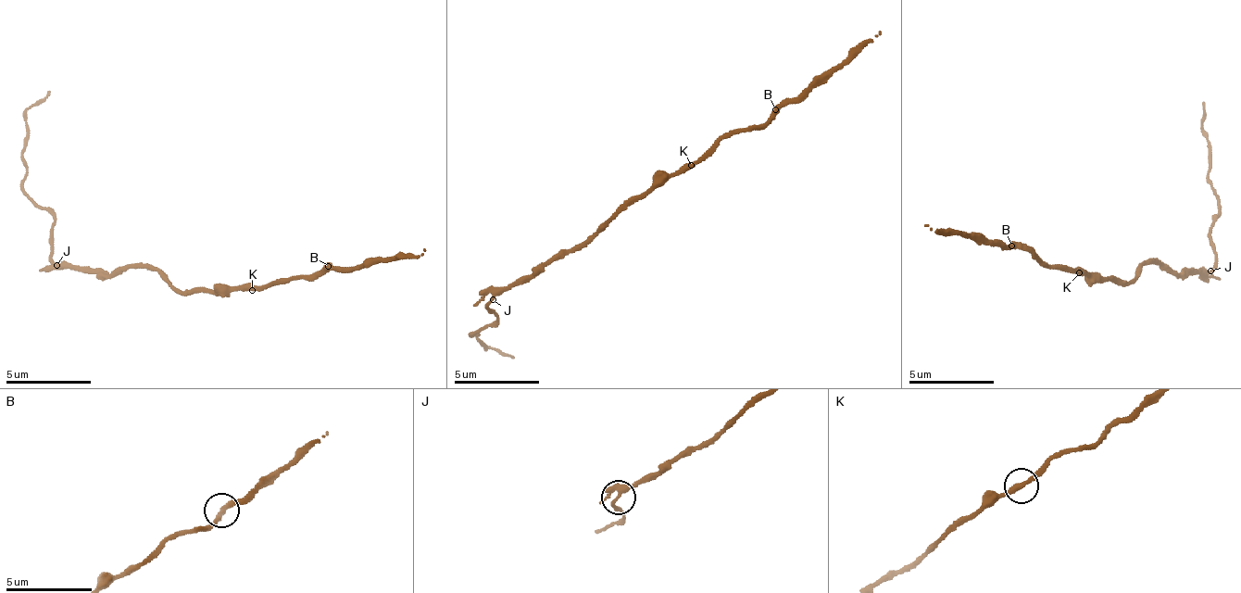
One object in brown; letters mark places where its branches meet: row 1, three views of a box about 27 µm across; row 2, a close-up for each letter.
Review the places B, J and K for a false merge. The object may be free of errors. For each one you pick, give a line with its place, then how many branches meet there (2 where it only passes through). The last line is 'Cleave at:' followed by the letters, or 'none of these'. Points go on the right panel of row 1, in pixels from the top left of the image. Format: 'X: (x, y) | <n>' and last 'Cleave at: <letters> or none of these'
J: (1210, 271) | 3
Cleave at: J

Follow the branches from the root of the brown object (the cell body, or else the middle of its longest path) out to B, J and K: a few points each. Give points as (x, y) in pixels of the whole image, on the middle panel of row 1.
B: (603, 222), (618, 208), (638, 202), (670, 176), (679, 175), (704, 160), (729, 135), (758, 130), (775, 109)
J: (603, 222), (577, 247), (559, 248), (543, 266), (534, 266), (527, 277), (515, 278), (491, 300)
K: (603, 222), (618, 208), (638, 202), (670, 176), (679, 175), (691, 165)

